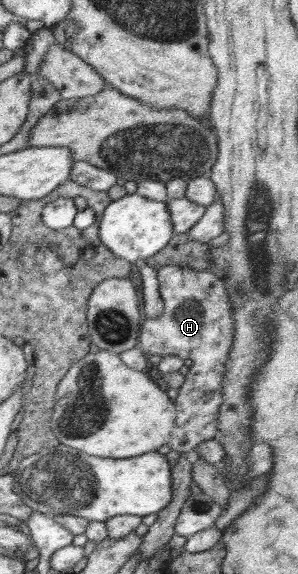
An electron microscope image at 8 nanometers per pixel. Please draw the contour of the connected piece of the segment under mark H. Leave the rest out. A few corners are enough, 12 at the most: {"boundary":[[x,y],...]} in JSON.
{"boundary":[[156,270],[164,313],[142,321],[147,355],[190,359],[168,445],[214,440],[234,342],[224,279]]}

